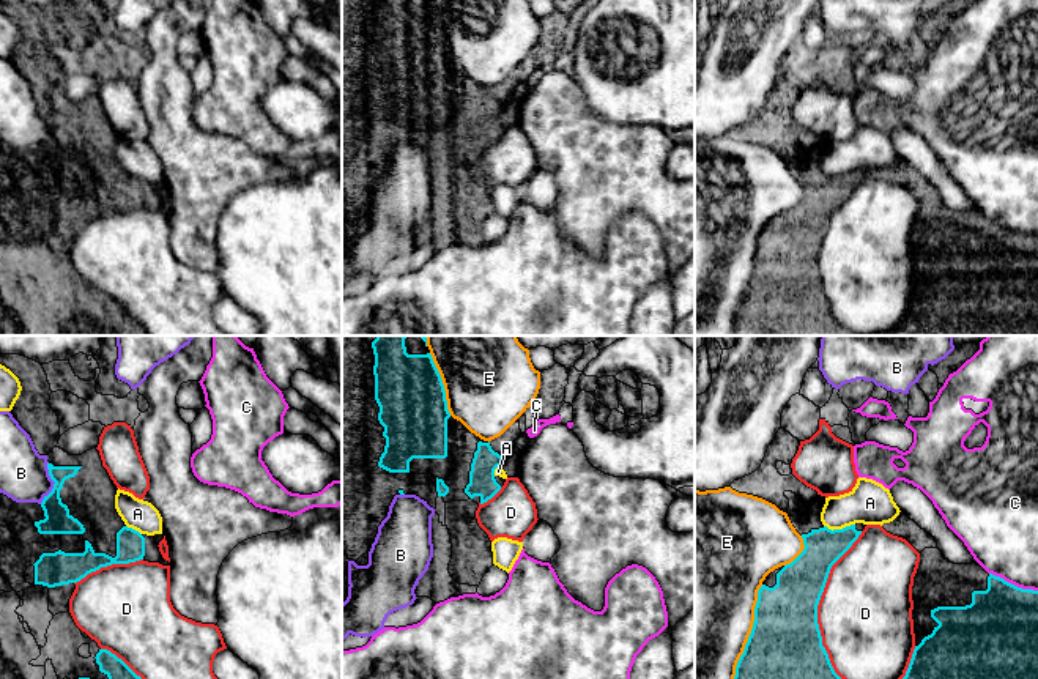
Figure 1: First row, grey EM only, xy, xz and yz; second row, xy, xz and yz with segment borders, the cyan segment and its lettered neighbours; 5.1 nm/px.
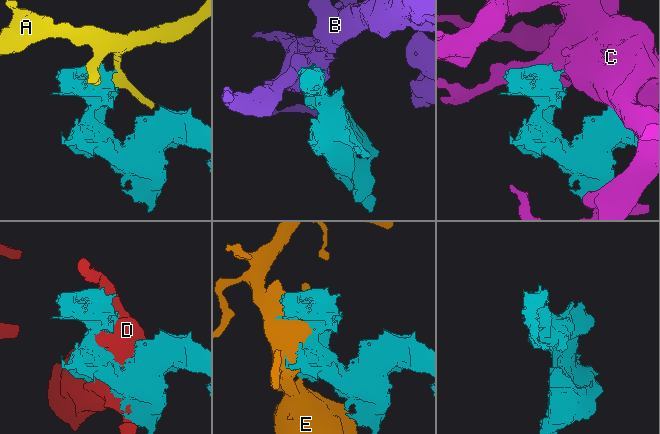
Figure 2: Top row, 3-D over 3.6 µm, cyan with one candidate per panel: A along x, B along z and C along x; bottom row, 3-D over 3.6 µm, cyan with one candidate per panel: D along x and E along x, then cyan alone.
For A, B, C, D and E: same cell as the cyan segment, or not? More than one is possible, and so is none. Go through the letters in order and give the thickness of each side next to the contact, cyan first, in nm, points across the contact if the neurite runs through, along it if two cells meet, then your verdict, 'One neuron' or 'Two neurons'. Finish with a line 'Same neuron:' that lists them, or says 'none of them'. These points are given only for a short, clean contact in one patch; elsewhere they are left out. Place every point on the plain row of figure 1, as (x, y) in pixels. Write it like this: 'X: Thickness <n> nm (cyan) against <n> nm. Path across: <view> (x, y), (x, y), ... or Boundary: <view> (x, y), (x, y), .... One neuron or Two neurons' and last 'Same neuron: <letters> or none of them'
A: Thickness 190 nm (cyan) against 220 nm. Boundary: yz (854, 170), (832, 177), (824, 174). Two neurons
B: Thickness 130 nm (cyan) against 260 nm. Boundary: xy (48, 109), (48, 122), (54, 134), (40, 150). Two neurons
C: Thickness 400 nm (cyan) against 360 nm. Two neurons
D: Thickness 380 nm (cyan) against 480 nm. Two neurons
E: Thickness 380 nm (cyan) against 500 nm. Two neurons
Same neuron: none of them

